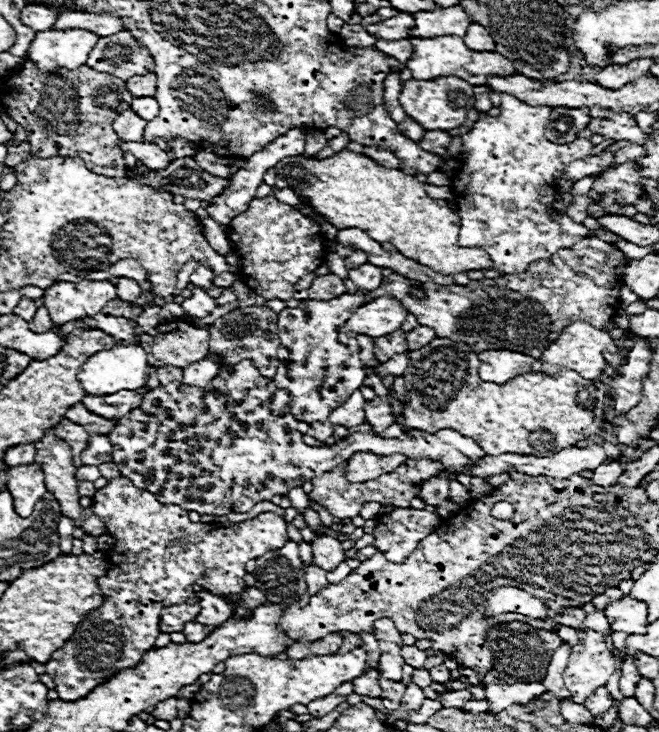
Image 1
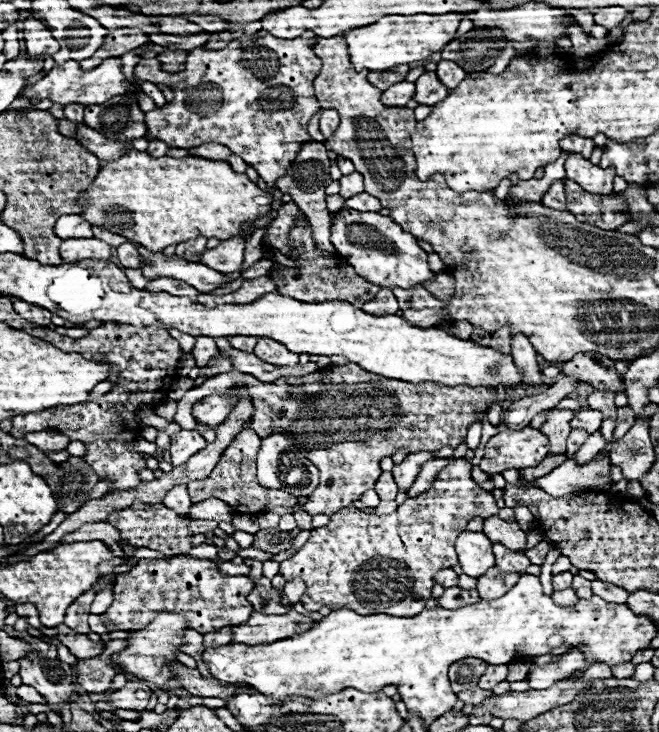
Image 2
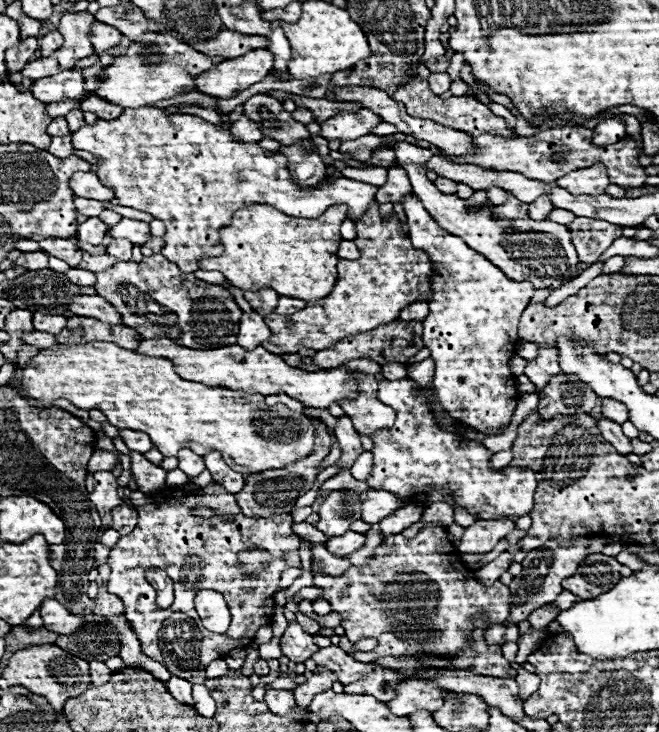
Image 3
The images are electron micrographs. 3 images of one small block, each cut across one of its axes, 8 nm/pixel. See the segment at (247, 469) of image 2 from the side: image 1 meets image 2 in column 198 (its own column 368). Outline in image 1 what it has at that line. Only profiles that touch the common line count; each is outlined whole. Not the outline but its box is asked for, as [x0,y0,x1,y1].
[310,459,442,518]

